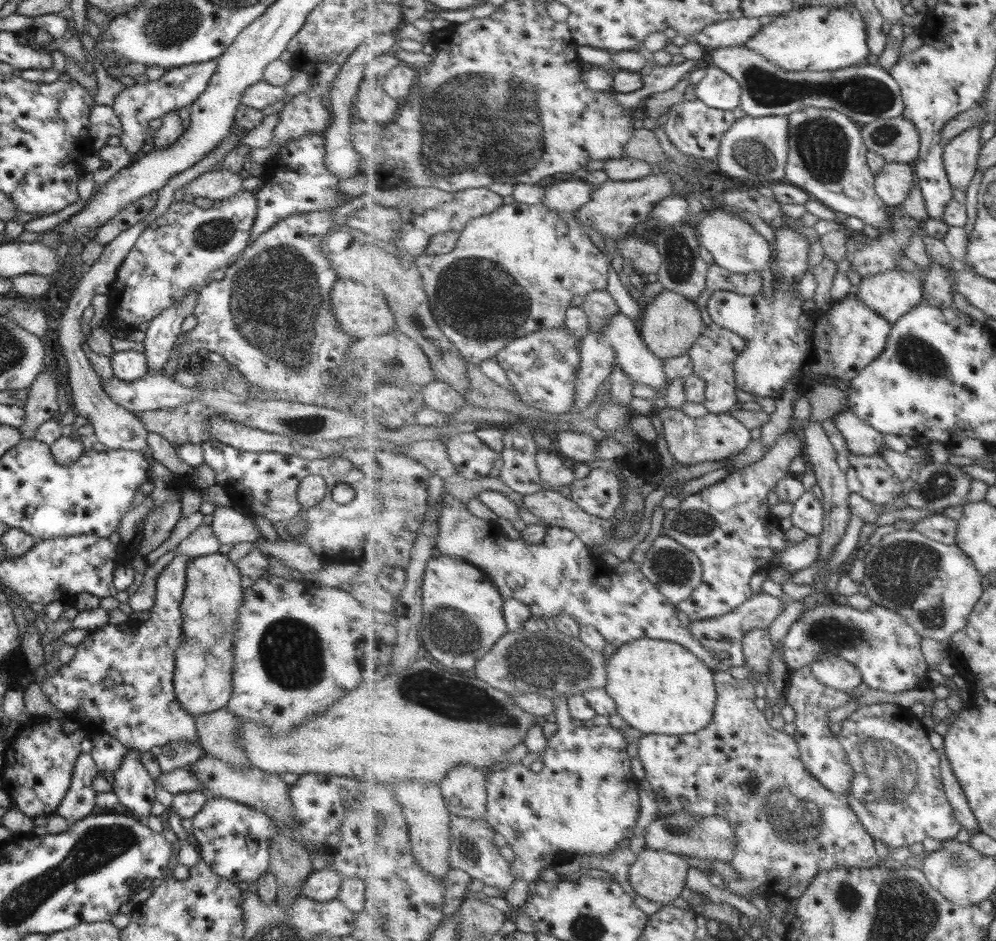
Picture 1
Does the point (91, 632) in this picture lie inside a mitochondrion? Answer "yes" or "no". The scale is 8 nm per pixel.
no

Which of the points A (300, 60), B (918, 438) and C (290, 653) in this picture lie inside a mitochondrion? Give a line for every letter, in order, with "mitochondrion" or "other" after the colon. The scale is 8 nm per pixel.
A: other
B: other
C: mitochondrion

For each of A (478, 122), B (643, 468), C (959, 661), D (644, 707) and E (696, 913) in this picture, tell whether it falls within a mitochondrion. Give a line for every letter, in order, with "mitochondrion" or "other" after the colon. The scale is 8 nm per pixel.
A: mitochondrion
B: other
C: other
D: other
E: other

